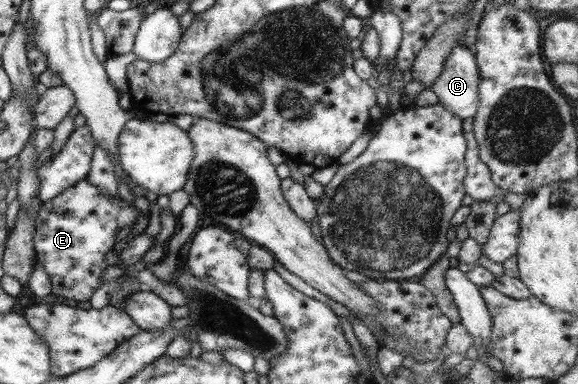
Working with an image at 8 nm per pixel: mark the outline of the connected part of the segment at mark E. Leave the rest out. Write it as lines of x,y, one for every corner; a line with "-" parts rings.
84,178
41,203
36,212
33,252
51,279
52,295
77,302
90,300
91,294
100,286
105,255
113,250
115,243
114,234
120,228
132,226
141,214
134,205
128,205
119,197
98,192
100,189

